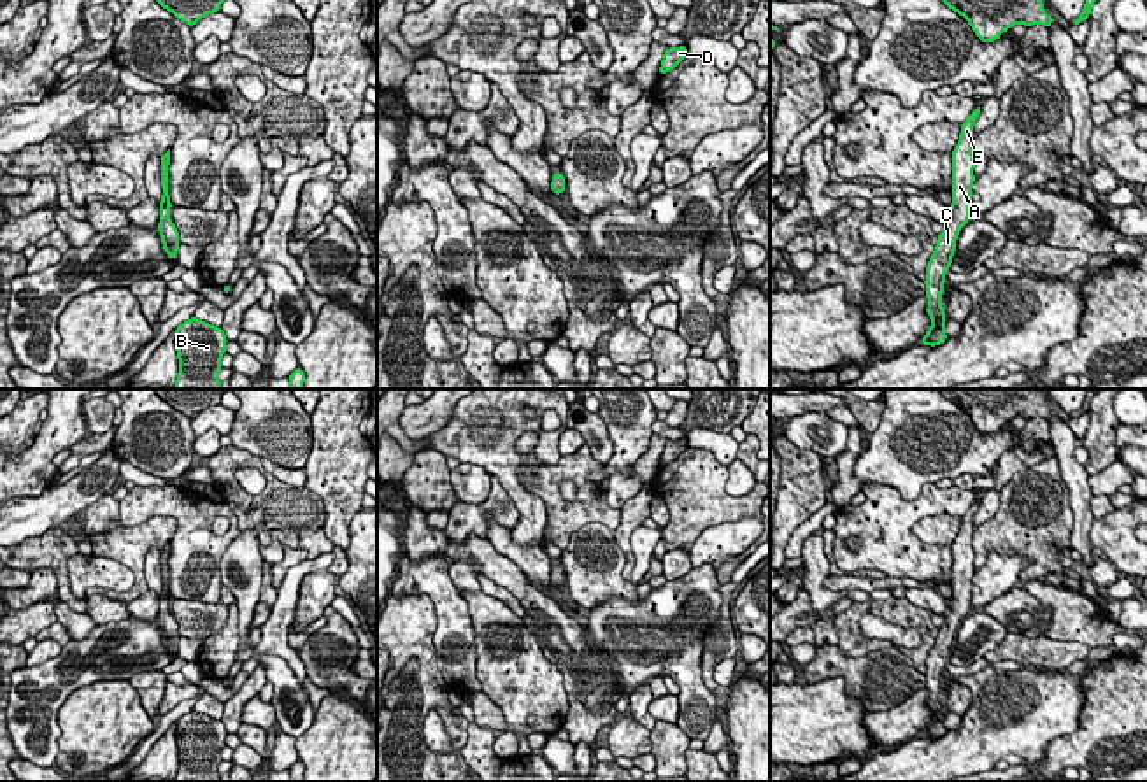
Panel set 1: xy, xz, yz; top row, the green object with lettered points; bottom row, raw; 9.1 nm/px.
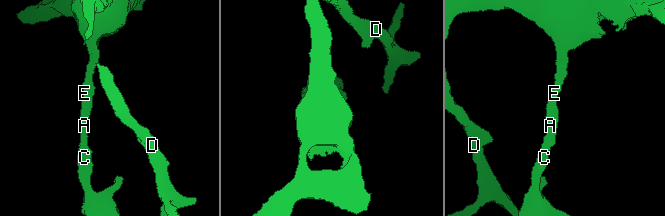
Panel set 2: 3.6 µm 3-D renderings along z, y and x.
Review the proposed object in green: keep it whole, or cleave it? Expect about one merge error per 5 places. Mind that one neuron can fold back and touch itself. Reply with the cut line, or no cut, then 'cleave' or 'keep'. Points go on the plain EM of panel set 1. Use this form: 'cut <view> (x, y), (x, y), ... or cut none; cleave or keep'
cut none; keep

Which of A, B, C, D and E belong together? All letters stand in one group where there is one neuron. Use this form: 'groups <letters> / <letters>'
groups A B C D E

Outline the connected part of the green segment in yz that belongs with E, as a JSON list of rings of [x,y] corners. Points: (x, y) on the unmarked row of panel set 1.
[[[977,498],[970,510],[961,517],[961,530],[952,544],[952,598],[949,600],[949,612],[944,615],[944,624],[938,628],[935,645],[931,647],[926,661],[926,691],[930,698],[926,707],[933,712],[933,717],[928,721],[928,726],[921,731],[919,736],[924,738],[940,738],[947,733],[944,724],[944,700],[942,684],[945,665],[951,659],[952,647],[956,643],[956,631],[959,622],[968,615],[972,605],[972,579],[975,575],[973,559],[975,552],[972,549],[973,524],[972,519],[977,514],[982,500]]]

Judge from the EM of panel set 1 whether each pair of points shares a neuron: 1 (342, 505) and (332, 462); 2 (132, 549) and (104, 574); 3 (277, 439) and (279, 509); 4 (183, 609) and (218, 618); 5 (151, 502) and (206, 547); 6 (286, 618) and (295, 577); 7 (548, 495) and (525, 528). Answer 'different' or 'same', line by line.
1: same
2: different
3: different
4: same
5: same
6: same
7: different

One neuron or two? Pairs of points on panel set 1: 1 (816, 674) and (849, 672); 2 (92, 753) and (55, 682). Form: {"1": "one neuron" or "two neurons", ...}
{"1": "one neuron", "2": "two neurons"}

